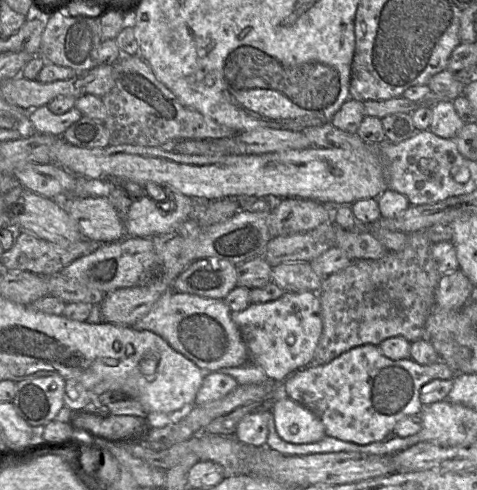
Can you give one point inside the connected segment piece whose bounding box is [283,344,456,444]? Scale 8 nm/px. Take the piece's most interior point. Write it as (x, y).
(359, 396)

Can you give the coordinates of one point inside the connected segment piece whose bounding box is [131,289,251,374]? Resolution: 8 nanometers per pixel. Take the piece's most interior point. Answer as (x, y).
(201, 329)

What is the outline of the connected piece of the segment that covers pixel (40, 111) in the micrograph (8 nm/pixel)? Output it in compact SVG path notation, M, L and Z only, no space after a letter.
M44 105L29 111L29 124L33 132L61 137L68 127L82 117L83 114L76 107L57 115Z

